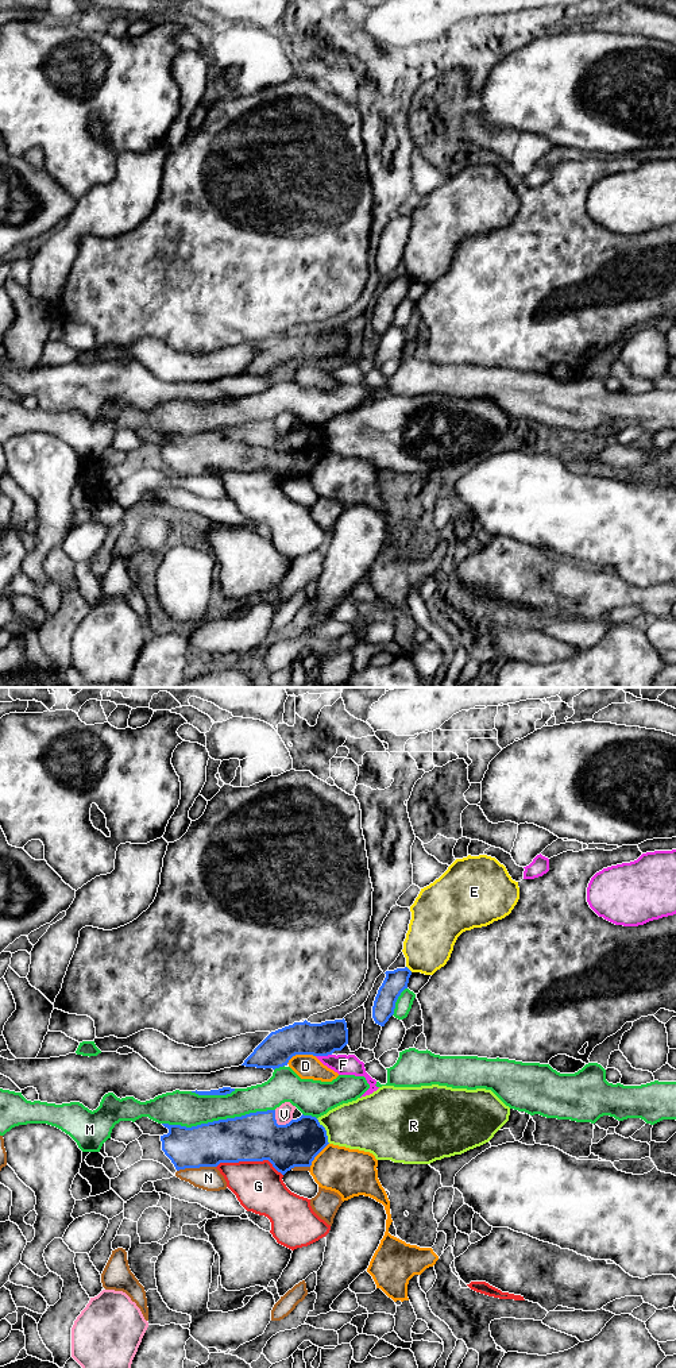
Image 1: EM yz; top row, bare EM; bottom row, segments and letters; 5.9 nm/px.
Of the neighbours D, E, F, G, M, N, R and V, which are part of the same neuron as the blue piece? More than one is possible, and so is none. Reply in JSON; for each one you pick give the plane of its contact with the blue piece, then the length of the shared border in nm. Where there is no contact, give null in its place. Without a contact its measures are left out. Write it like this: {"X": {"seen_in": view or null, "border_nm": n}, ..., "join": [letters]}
{"join": []}

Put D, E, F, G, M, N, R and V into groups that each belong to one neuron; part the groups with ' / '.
D / E / F / G / M / N / R / V

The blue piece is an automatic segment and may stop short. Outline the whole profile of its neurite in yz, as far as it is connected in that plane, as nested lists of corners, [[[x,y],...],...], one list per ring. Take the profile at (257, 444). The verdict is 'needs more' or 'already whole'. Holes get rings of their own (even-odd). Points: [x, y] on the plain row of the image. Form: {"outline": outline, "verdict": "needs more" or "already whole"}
{"outline": [[[275,419],[250,421],[242,425],[219,428],[197,435],[186,436],[181,433],[162,432],[169,438],[167,443],[161,444],[162,459],[171,469],[175,478],[217,475],[220,471],[263,470],[269,469],[273,475],[285,483],[294,475],[310,475],[314,466],[329,452],[325,436],[316,425],[301,424],[286,433],[278,433]]], "verdict": "already whole"}

